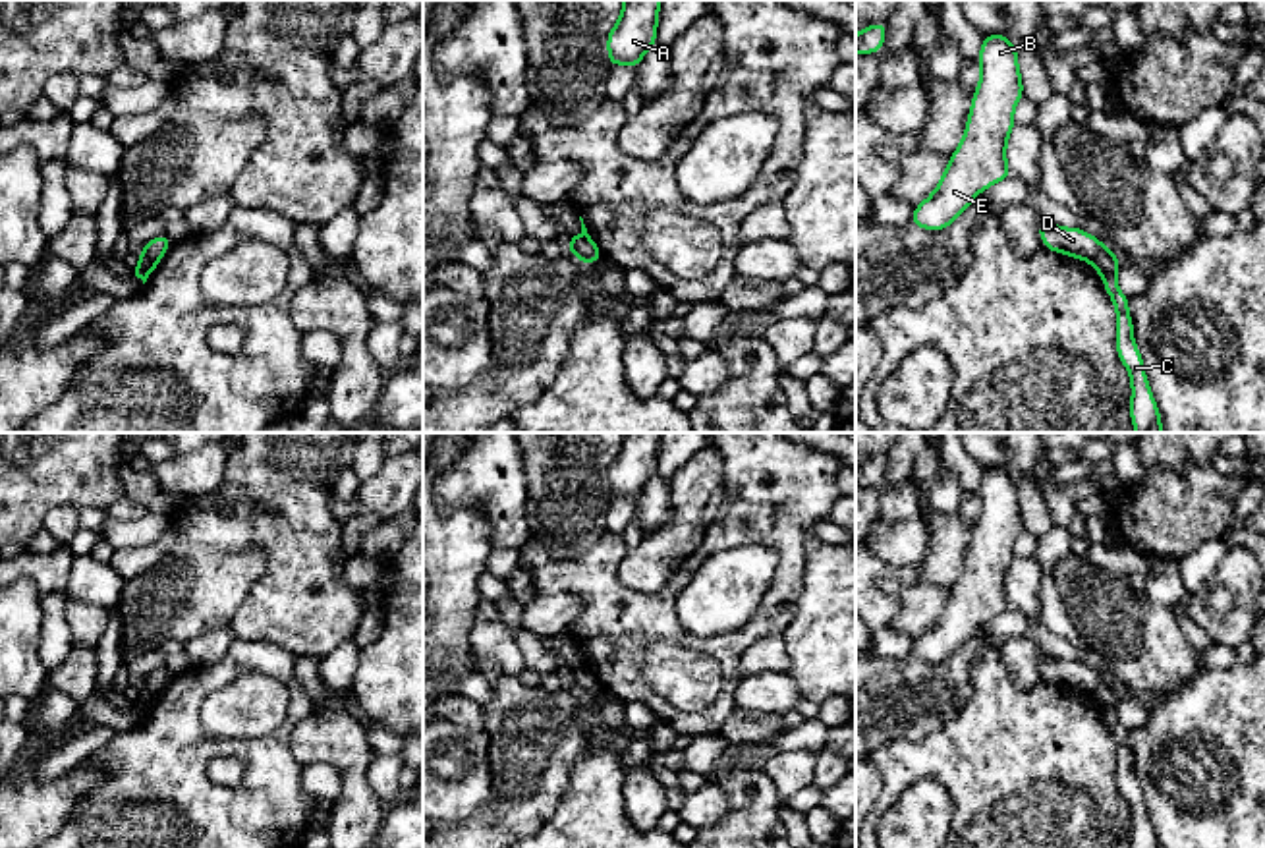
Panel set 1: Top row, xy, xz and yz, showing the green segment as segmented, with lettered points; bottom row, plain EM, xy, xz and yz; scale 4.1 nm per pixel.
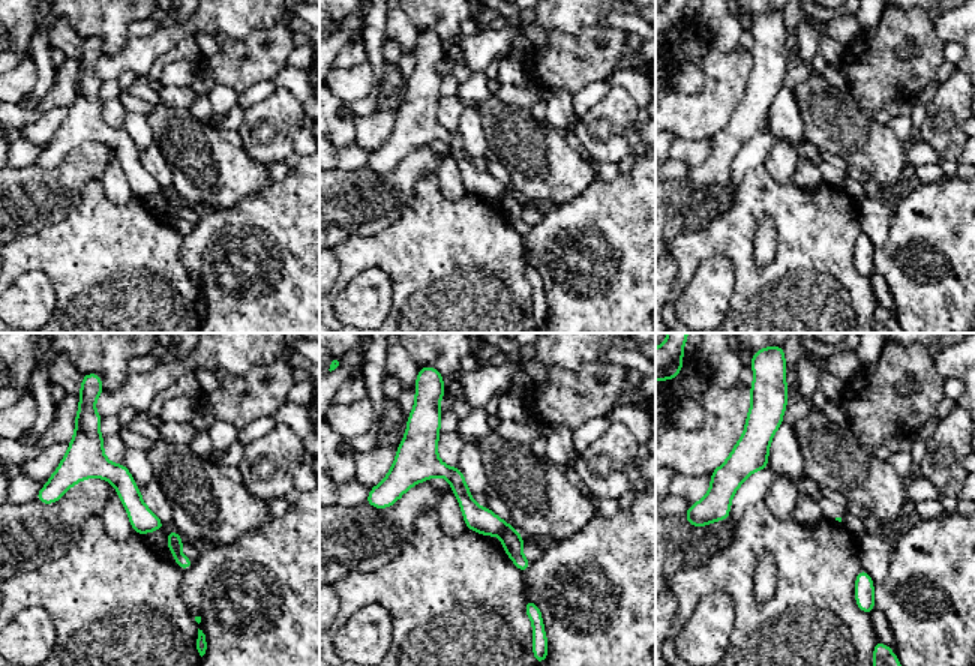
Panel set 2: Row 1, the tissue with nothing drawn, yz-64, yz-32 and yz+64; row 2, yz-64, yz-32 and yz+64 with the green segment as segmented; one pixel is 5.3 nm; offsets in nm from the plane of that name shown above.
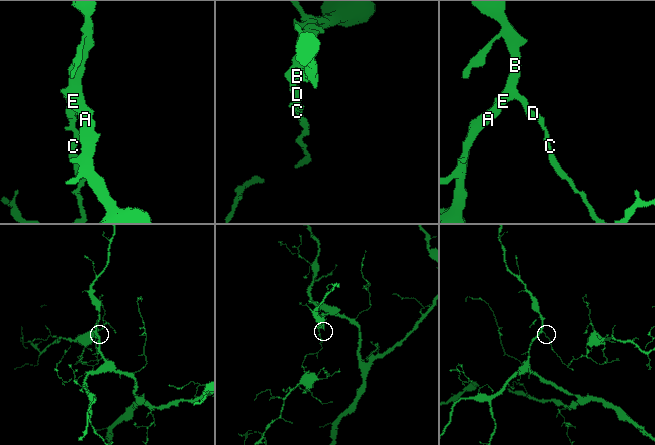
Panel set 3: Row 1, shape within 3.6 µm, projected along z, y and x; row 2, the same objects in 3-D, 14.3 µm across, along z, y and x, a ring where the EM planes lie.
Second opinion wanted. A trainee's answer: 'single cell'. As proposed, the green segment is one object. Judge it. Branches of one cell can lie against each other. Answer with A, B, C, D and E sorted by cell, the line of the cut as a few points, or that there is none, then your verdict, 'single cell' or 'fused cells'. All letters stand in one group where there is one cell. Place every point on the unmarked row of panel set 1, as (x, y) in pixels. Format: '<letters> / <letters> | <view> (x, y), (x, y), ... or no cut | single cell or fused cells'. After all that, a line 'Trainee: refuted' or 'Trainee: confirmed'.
A B D E / C | xy (141, 686), (157, 694) | fused cells
Trainee: refuted

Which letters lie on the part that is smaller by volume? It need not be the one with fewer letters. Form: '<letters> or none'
C

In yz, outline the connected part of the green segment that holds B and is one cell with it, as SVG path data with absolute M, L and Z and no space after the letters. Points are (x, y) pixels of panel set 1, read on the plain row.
M1002 467L983 471L981 510L971 531L964 572L950 587L937 622L914 641L912 657L944 663L993 616L1014 610L1006 599L1006 574L1014 560L1014 541L1024 529L1018 483Z

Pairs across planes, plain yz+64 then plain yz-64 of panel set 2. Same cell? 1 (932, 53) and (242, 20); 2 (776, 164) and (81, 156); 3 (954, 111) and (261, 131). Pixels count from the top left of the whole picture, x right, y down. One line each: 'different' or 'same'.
1: different
2: different
3: same

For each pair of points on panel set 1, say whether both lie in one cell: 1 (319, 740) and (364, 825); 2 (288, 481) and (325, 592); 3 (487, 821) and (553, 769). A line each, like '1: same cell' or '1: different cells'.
1: same cell
2: same cell
3: same cell

